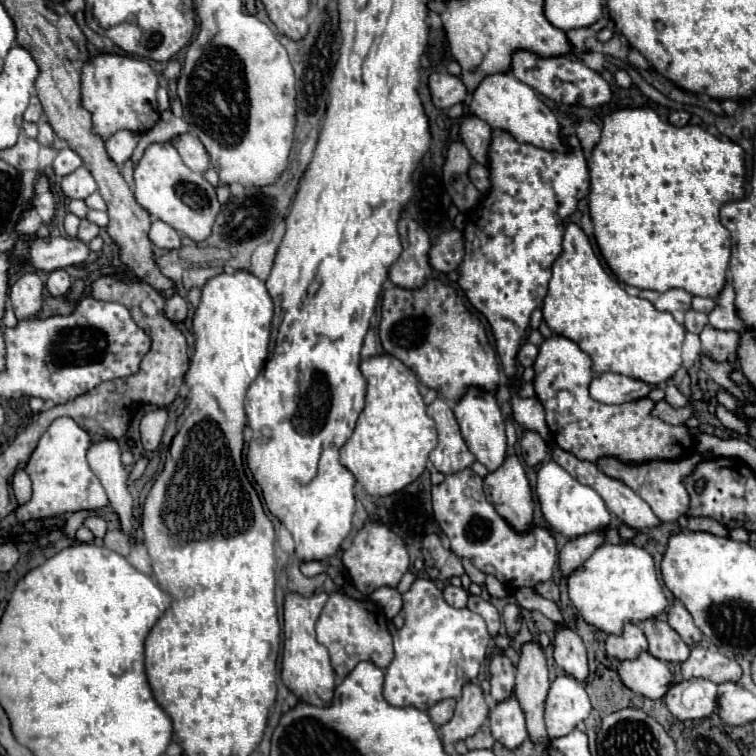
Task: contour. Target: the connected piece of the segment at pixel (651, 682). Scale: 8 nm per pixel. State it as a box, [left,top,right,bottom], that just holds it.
[618,652,674,700]

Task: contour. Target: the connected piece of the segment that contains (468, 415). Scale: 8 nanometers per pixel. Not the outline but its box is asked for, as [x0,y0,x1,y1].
[454,388,506,472]

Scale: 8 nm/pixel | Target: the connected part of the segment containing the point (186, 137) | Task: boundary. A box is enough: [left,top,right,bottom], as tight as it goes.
[172,132,210,174]

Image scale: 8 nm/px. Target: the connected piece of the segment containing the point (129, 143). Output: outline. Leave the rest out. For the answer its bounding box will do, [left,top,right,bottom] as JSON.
[106,130,140,166]

